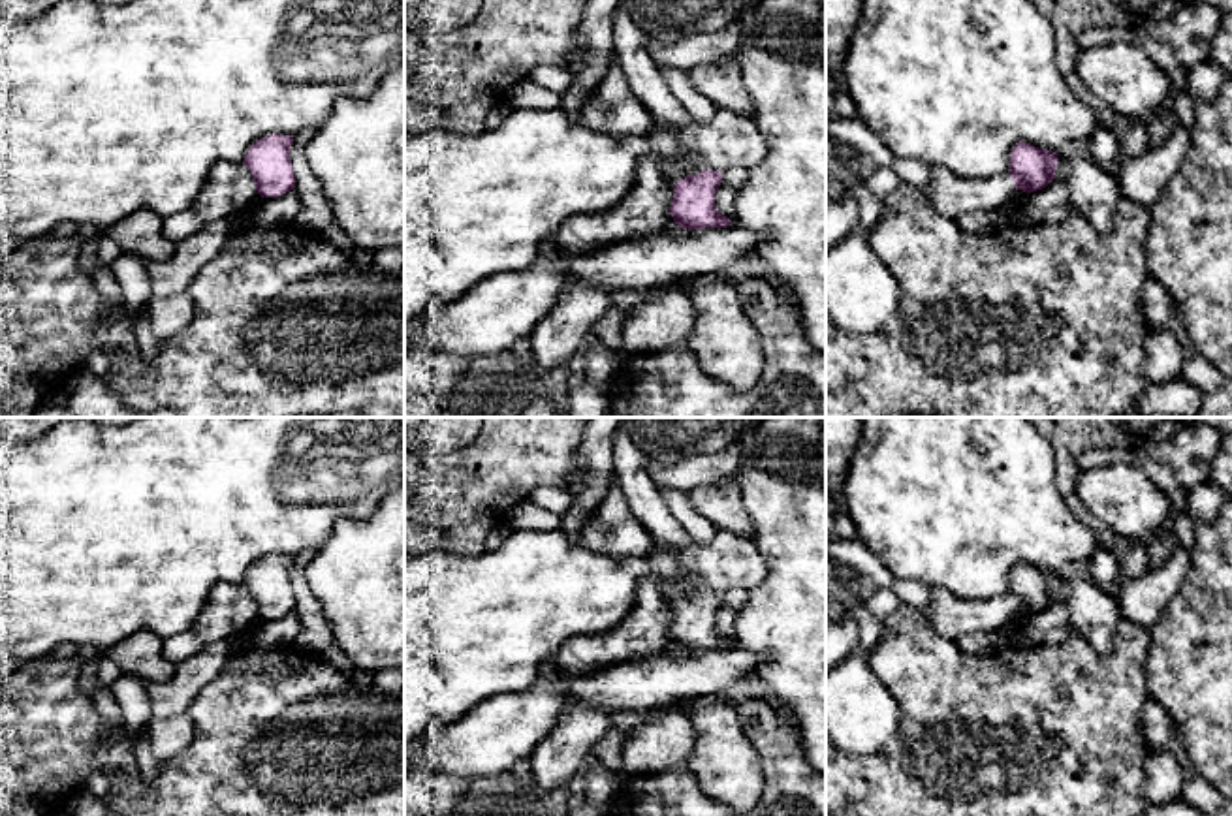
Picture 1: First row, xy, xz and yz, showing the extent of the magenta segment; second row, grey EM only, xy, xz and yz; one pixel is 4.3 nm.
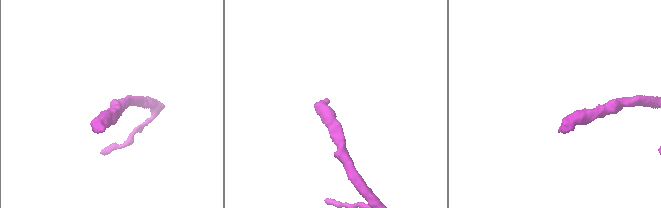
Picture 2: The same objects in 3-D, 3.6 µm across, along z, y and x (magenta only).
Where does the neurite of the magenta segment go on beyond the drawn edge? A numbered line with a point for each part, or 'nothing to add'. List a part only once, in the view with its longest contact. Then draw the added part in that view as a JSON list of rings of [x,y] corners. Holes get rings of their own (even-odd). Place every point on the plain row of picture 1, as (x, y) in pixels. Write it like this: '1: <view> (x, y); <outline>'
1: xz (674, 595); [[[671,587],[664,592],[664,598],[671,604],[671,607],[675,607],[677,602],[685,600],[687,596],[698,596],[700,592],[703,592],[703,588],[685,590],[679,587]]]

